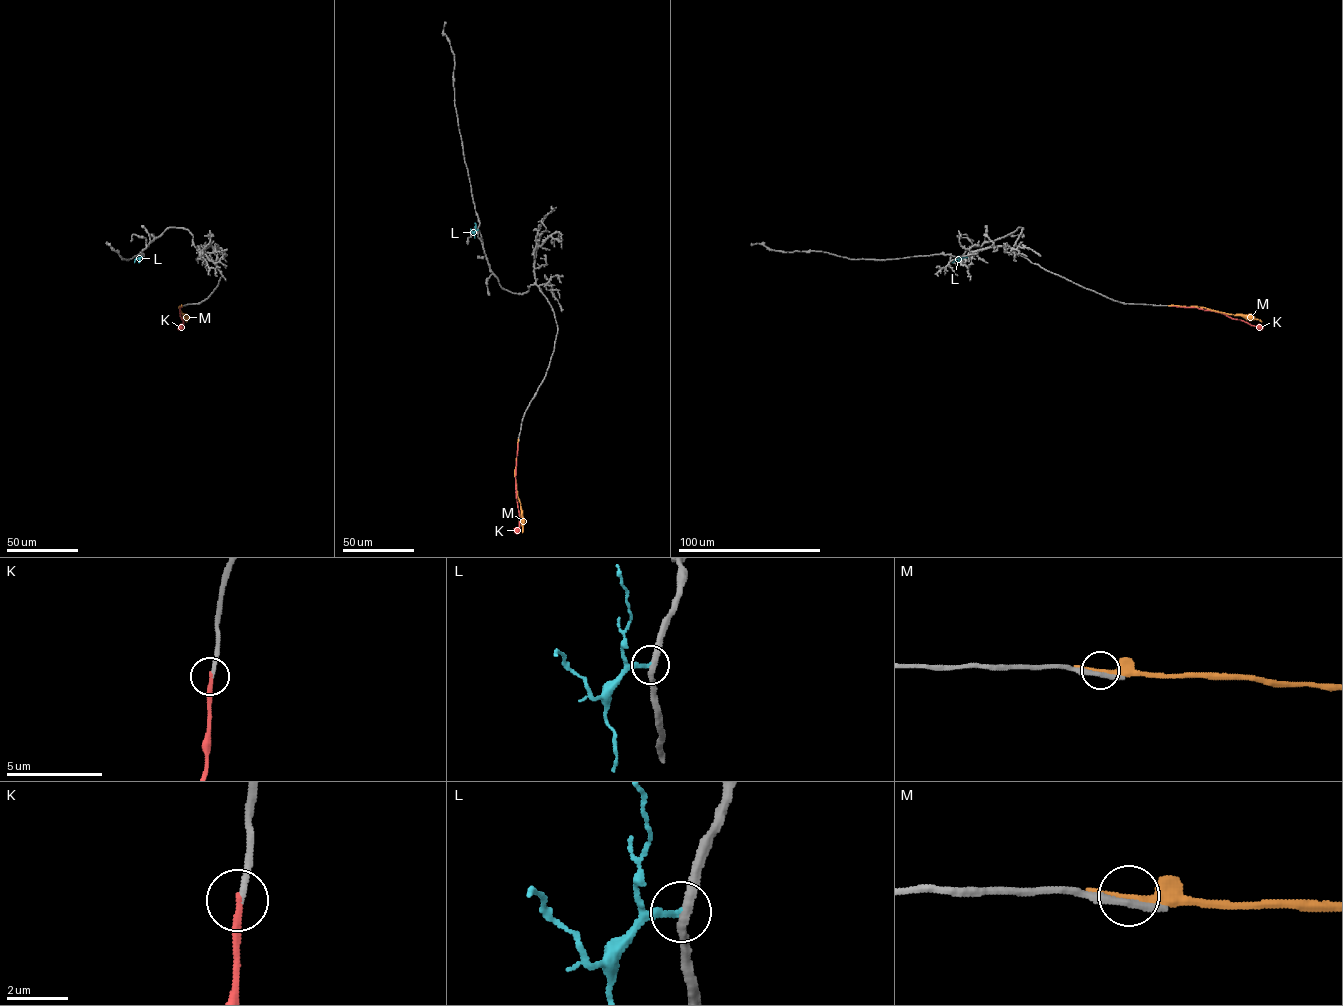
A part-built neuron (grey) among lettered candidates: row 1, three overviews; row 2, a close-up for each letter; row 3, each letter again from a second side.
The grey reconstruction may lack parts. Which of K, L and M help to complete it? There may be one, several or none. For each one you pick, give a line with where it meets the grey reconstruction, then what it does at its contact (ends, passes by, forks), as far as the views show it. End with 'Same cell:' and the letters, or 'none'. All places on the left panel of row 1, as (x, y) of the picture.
K: meets grey at (182, 306); it ends there
Same cell: K

